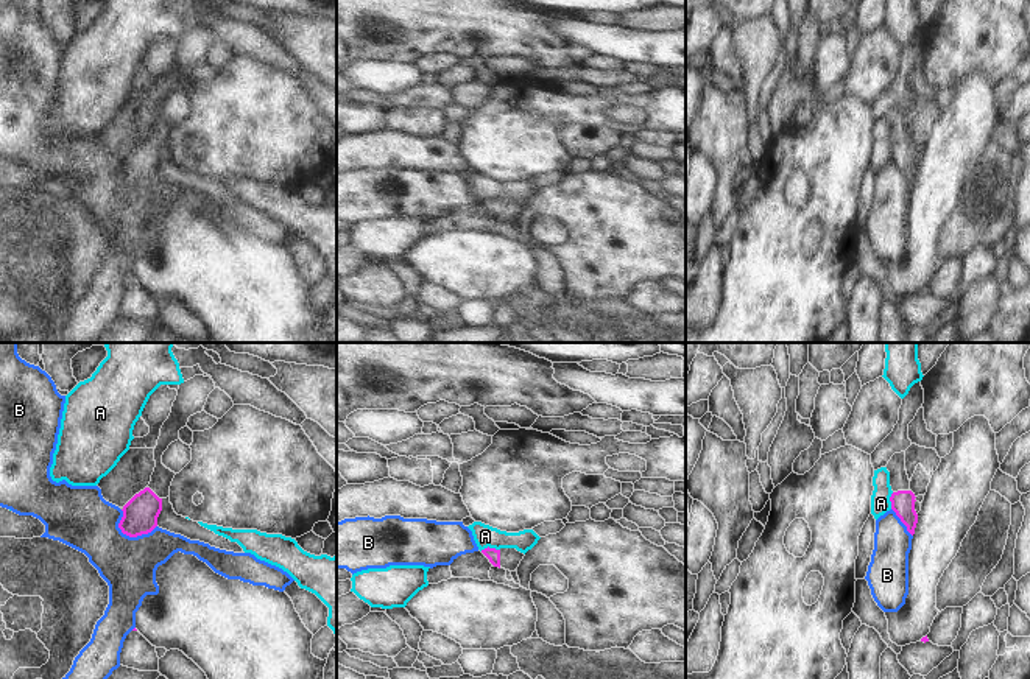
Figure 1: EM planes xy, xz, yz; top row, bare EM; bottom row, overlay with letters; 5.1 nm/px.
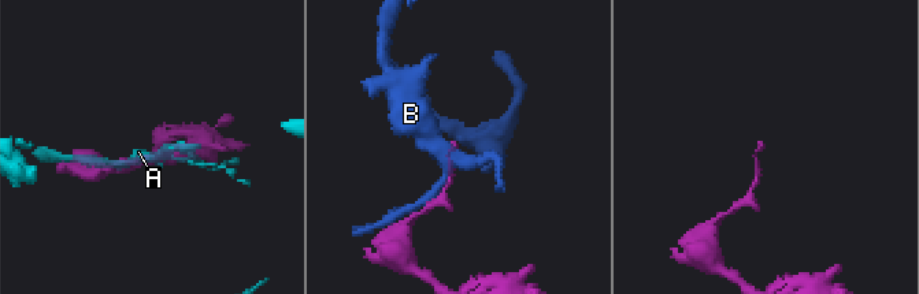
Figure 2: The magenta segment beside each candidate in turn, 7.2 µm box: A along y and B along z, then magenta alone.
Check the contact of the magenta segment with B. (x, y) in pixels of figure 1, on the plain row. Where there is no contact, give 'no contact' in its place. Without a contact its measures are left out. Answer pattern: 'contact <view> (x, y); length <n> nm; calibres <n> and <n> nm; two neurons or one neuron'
contact xy (128, 186); length 220 nm; calibres 180 and 300 nm; two neurons

